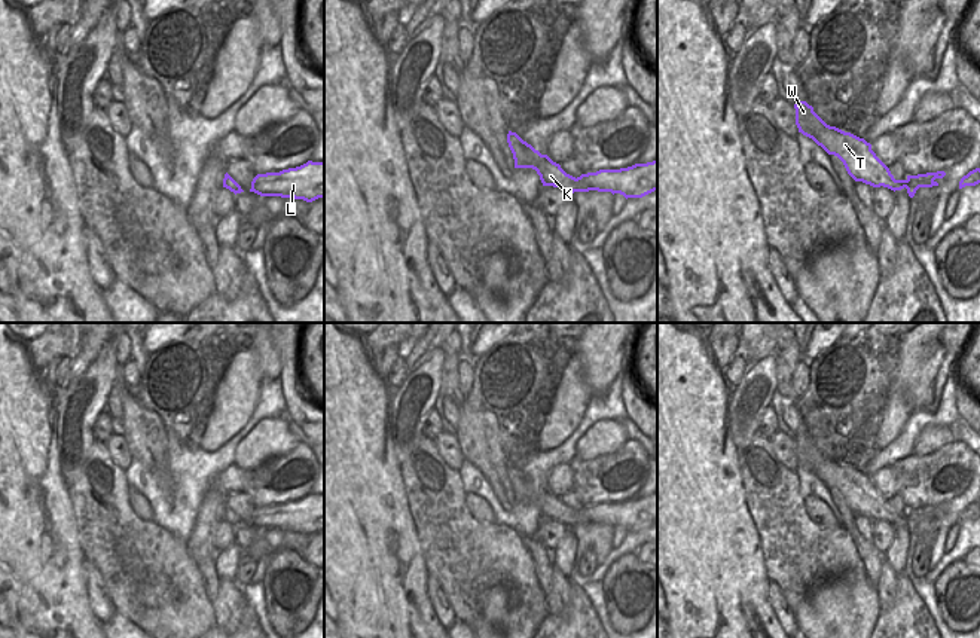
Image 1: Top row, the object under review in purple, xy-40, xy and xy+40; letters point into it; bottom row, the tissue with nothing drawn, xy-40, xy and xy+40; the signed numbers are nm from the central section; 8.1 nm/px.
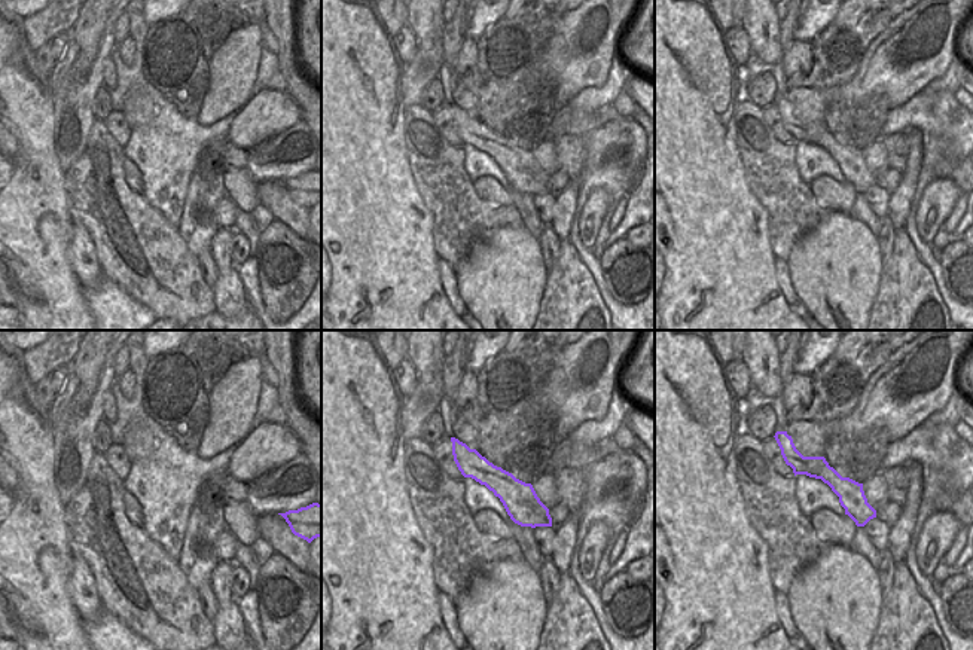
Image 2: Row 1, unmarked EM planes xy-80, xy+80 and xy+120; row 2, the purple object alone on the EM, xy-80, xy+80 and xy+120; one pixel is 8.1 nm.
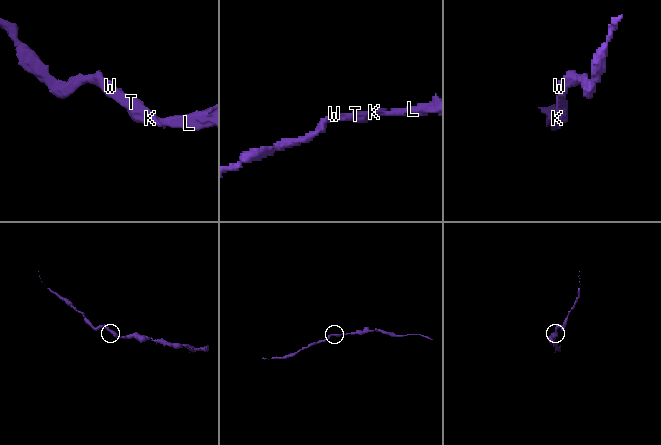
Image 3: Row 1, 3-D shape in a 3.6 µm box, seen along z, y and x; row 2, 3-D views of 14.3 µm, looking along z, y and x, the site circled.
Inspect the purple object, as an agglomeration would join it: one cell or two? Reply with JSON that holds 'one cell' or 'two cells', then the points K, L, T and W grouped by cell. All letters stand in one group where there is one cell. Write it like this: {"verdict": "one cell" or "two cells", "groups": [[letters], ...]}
{"verdict": "one cell", "groups": [["K", "L", "T", "W"]]}

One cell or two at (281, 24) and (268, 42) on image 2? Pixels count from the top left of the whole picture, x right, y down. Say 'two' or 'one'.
two

